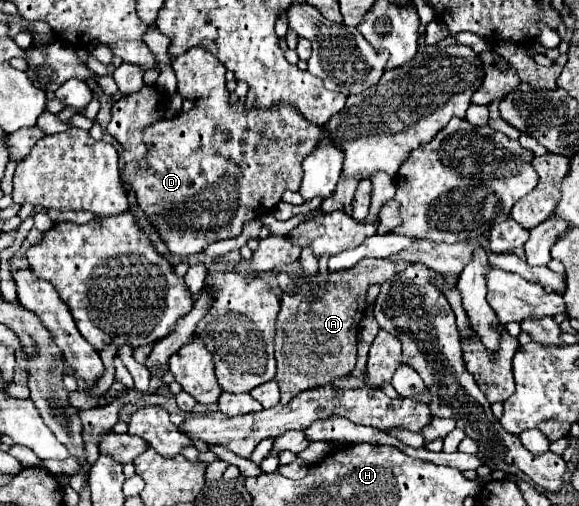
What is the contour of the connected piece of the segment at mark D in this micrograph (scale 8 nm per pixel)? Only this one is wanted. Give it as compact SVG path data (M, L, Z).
M200 46L174 58L172 68L178 78L178 92L186 96L186 100L192 100L194 108L144 128L144 144L148 146L148 154L139 162L125 165L122 188L126 192L131 190L136 193L138 206L156 226L170 252L186 258L202 252L206 246L218 240L236 238L242 232L244 222L256 218L258 212L260 216L268 214L278 200L282 200L286 188L296 192L302 182L300 164L318 144L320 126L306 122L306 118L302 118L302 114L288 104L278 104L272 108L254 106L250 110L246 110L246 106L240 102L230 104L222 62Z

